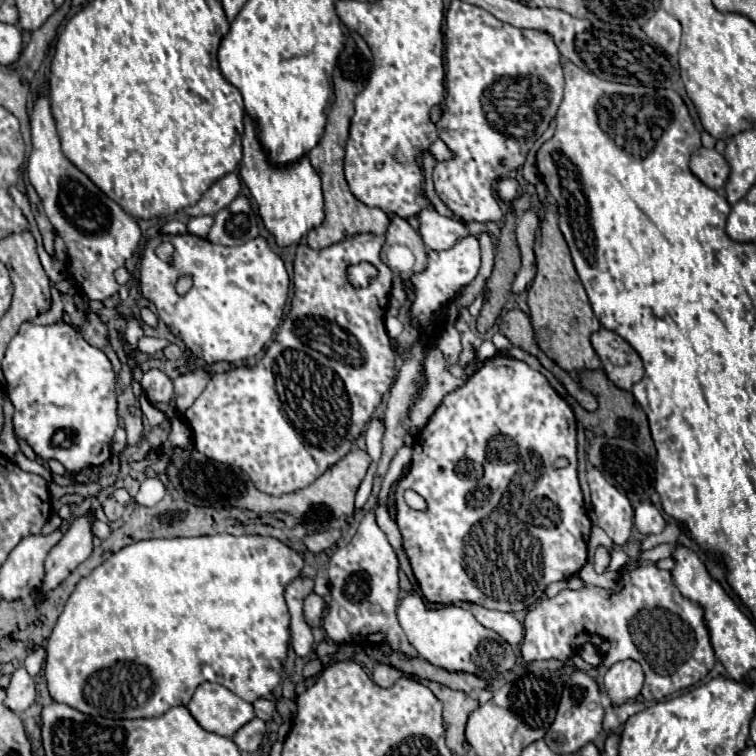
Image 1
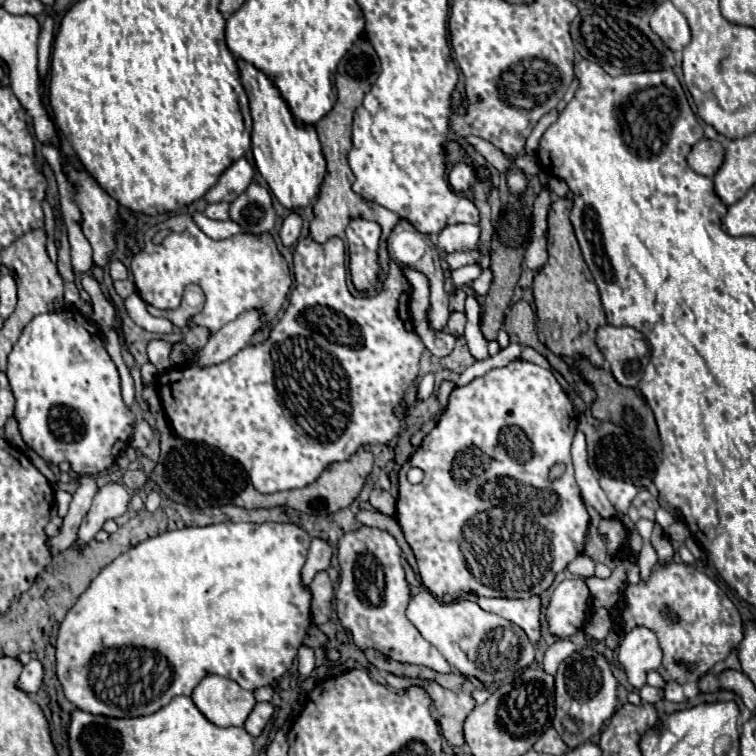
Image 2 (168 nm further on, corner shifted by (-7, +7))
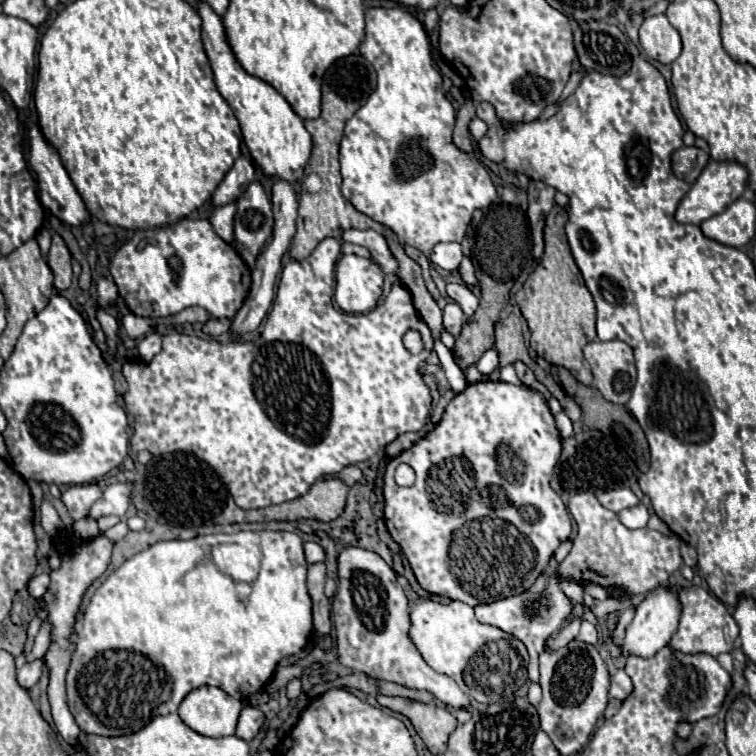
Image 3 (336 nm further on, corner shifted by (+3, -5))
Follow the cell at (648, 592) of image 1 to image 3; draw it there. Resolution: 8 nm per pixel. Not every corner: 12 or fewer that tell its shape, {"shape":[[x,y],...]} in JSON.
{"shape":[[704,588],[680,590],[682,616],[670,646],[718,656],[738,624]]}

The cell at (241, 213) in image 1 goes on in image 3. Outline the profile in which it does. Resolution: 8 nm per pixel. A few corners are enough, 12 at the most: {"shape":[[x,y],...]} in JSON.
{"shape":[[260,182],[238,198],[236,246],[248,268],[272,236],[274,214]]}

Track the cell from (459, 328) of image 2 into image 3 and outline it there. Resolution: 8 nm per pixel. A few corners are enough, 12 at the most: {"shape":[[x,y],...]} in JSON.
{"shape":[[456,302],[444,308],[444,328],[458,336],[464,312]]}

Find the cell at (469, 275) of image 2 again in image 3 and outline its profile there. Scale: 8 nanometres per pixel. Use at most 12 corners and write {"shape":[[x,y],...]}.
{"shape":[[458,242],[436,244],[430,262],[444,270],[458,270],[462,248]]}

